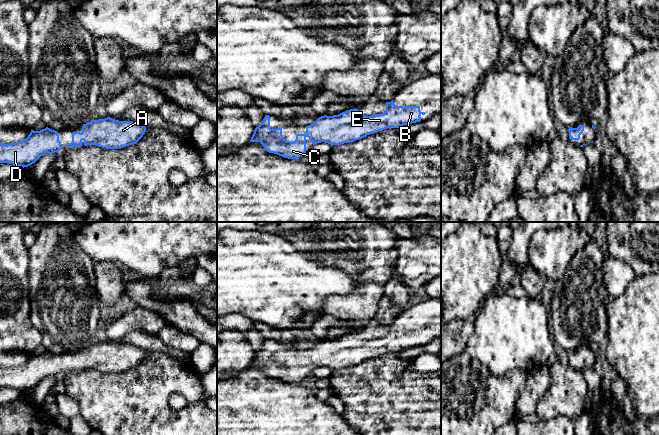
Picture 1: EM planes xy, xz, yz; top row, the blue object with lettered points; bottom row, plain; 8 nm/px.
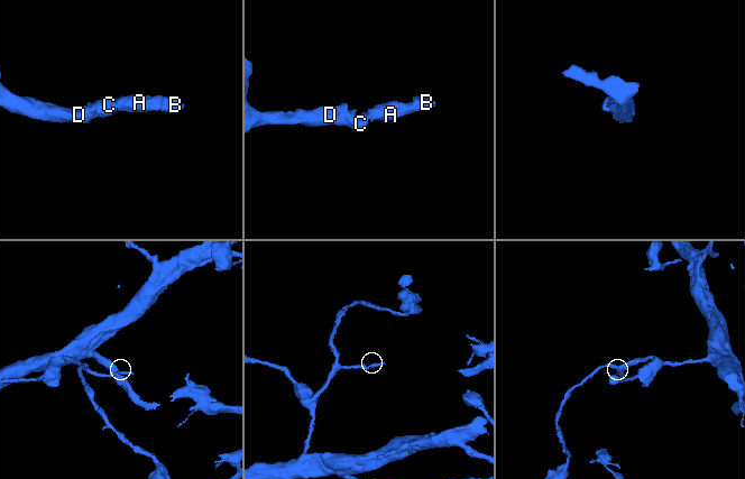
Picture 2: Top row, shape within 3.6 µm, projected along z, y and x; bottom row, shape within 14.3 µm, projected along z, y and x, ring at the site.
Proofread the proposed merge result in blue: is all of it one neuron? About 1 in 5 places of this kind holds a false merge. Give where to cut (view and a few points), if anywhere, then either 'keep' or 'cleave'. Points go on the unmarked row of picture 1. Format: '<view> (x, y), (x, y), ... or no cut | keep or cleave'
no cut | keep

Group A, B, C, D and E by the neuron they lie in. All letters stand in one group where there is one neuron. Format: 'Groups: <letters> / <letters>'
Groups: A B C D E

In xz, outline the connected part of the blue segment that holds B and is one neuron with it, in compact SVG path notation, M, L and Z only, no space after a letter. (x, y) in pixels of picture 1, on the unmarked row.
M392 324L386 326L386 335L382 338L366 340L356 332L338 339L321 340L313 348L306 350L305 358L297 358L293 366L284 363L282 352L271 353L270 340L265 339L262 347L255 352L250 366L260 366L269 377L298 384L306 377L307 361L313 369L321 366L332 370L340 369L387 352L420 346L420 340L425 338L420 335L420 330L396 330Z

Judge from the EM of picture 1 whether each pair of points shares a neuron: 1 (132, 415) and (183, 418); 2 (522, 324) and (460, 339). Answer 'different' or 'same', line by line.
1: same
2: different

